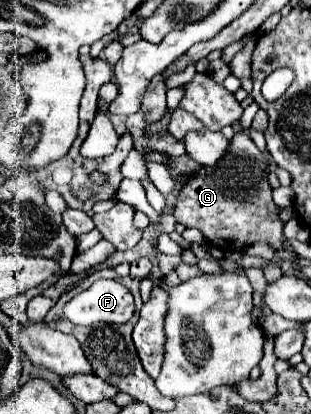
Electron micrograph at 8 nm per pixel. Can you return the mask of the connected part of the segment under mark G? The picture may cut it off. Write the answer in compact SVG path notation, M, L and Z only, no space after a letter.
M236 133L230 139L226 157L212 169L202 167L180 191L174 207L176 221L186 227L200 229L206 241L224 253L244 251L258 241L280 247L282 223L278 217L278 207L272 201L268 171L268 159L258 151L250 135Z

